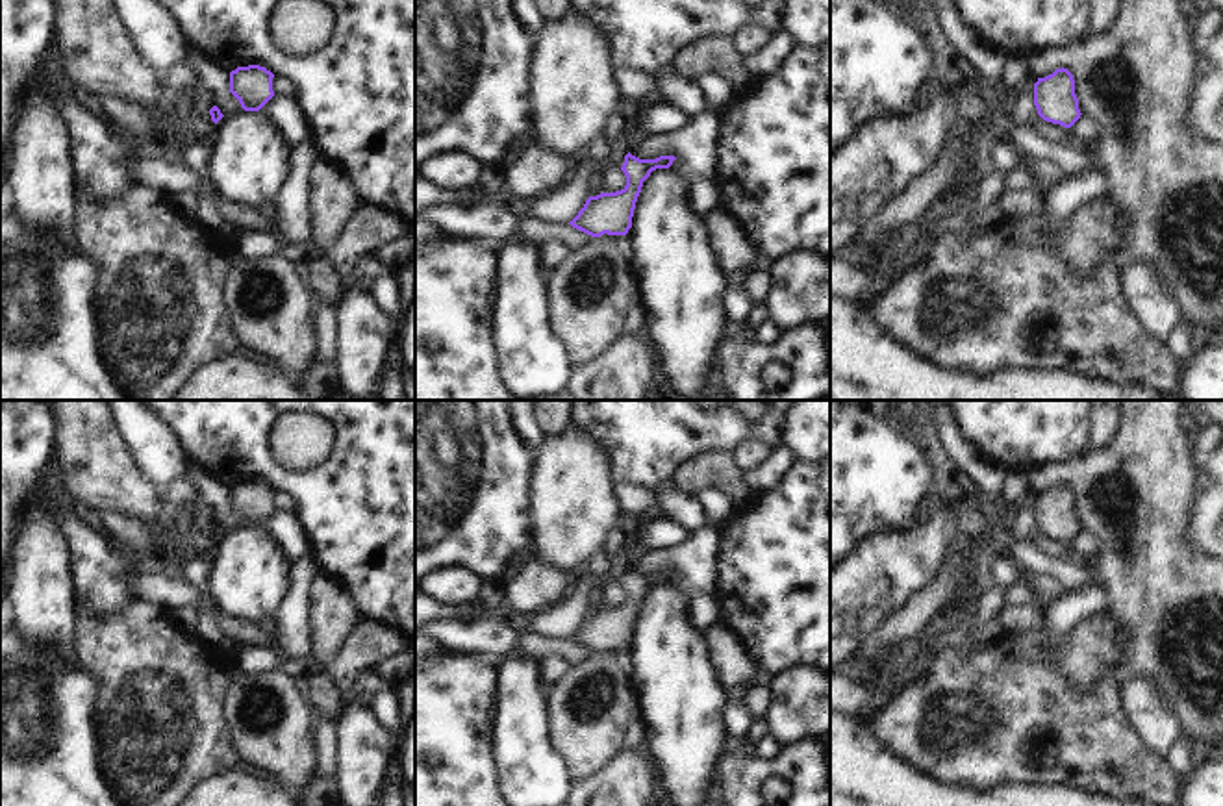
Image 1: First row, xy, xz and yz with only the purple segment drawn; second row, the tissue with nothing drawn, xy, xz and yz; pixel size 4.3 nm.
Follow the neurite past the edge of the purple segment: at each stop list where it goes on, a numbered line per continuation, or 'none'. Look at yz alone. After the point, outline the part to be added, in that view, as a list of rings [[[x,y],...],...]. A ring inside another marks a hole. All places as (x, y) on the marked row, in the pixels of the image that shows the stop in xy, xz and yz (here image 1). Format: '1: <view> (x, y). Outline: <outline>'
none

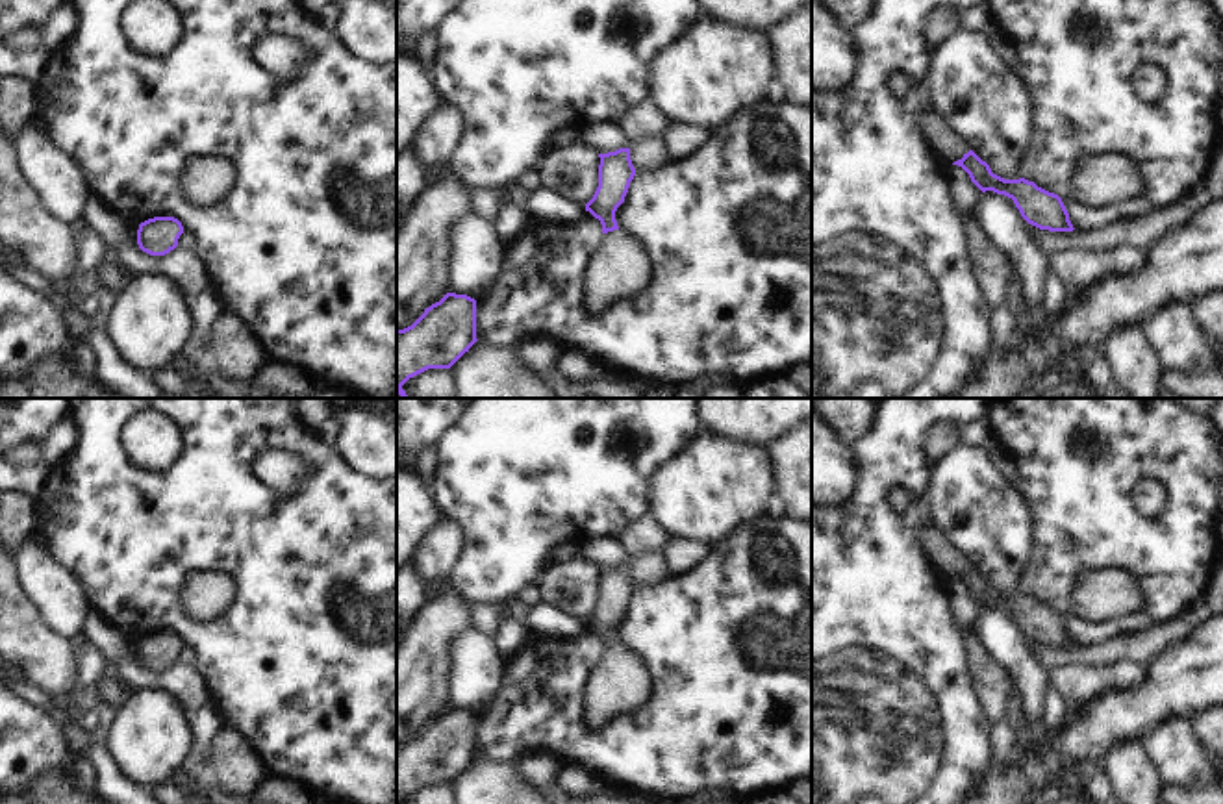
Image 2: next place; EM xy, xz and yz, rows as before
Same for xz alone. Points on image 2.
1: xz (619, 267). Outline: [[[623,230],[602,235],[584,270],[584,304],[589,313],[636,295],[650,280],[650,259],[639,241]]]

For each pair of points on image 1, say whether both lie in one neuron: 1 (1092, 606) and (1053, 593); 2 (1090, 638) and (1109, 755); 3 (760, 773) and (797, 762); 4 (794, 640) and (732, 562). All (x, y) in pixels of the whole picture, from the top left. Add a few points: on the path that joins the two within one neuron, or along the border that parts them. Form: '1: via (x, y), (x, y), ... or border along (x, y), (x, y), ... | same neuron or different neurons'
1: border along (1066, 591), (1046, 608) | different neurons
2: border along (1055, 667), (1084, 690), (1116, 673) | different neurons
3: via (769, 768), (788, 766) | same neuron
4: via (792, 621), (751, 580) | same neuron

